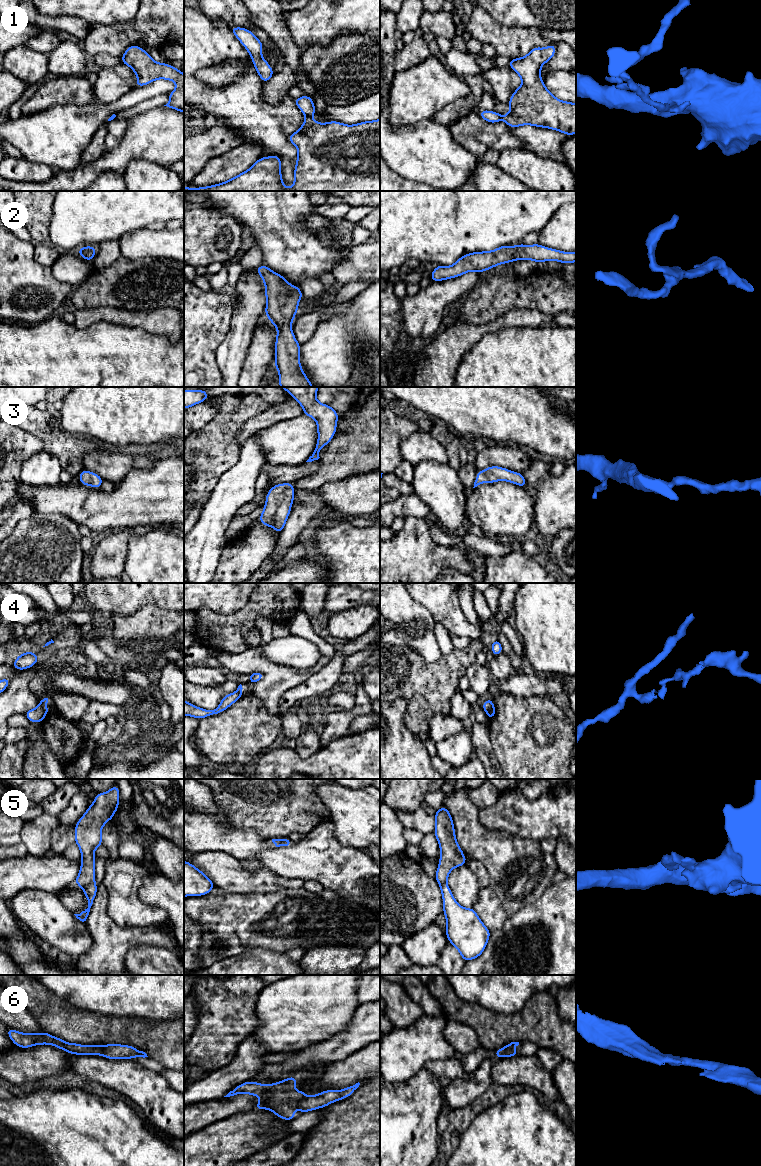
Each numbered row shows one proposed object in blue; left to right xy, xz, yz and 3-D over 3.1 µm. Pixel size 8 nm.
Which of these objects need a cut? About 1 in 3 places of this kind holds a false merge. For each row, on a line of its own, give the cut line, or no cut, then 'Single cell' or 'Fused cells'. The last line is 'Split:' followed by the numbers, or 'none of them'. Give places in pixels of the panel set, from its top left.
1: Split along xz (306, 116), (310, 117). Fused cells
2: No split. Single cell
3: No split. Single cell
4: Split along xy (40, 702), (45, 714). Fused cells
5: Split along xy (93, 881), (82, 888). Fused cells
6: No split. Single cell
Split: 1, 4, 5

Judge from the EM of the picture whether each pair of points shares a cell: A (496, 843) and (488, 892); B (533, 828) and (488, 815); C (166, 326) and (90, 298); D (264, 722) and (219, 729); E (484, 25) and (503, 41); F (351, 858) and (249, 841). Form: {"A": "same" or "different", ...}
{"A": "different", "B": "same", "C": "different", "D": "same", "E": "same", "F": "same"}

